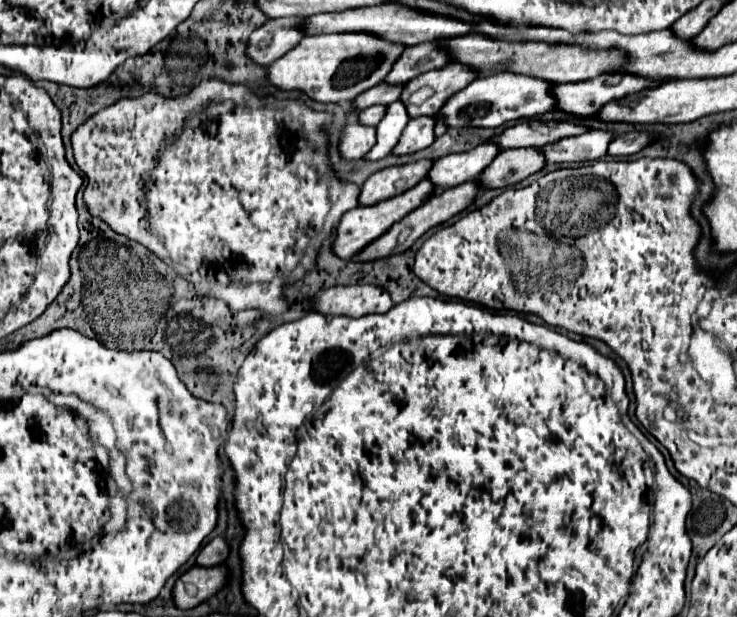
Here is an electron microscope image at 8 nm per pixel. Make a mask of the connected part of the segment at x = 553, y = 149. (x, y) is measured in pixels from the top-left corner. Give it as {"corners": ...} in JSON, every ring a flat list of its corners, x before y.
{"corners":[[590,130,580,136,568,136,554,144,546,144,540,150,546,154,548,164,600,160,608,154,610,140,614,138,616,134,612,130]]}

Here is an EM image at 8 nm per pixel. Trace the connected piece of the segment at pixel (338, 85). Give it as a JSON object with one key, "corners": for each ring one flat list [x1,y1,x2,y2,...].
{"corners":[[368,32,304,36,294,50,270,64,268,82,284,90,302,90,318,102,348,102,360,92,380,84,402,50,404,44,394,44]]}

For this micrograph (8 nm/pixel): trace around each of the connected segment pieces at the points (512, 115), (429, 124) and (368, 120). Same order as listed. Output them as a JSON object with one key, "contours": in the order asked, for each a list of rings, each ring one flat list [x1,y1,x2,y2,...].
{"contours":[[[496,72,486,78,476,78,472,84,468,84,462,92,454,94,442,108,442,116,446,118,446,124,452,128,458,126,480,126,480,128,496,128,510,120,520,118,532,118,536,114,544,114,554,108,558,102,554,92,554,82,542,80,528,74,518,72]],[[418,116,410,120,410,126,400,136,400,142,394,146,394,154,412,154,422,148,428,148,434,142,434,116]],[[376,104,376,106,370,106,370,108,362,110,358,122,360,122,360,124,368,124,368,126,376,126,376,124,384,118,384,114,386,114,386,106]]]}

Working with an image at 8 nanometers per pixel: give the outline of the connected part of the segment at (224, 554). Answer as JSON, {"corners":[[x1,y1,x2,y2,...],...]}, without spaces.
{"corners":[[216,536,210,540,198,554,198,566,216,566,222,564,230,554,228,540,224,536]]}

